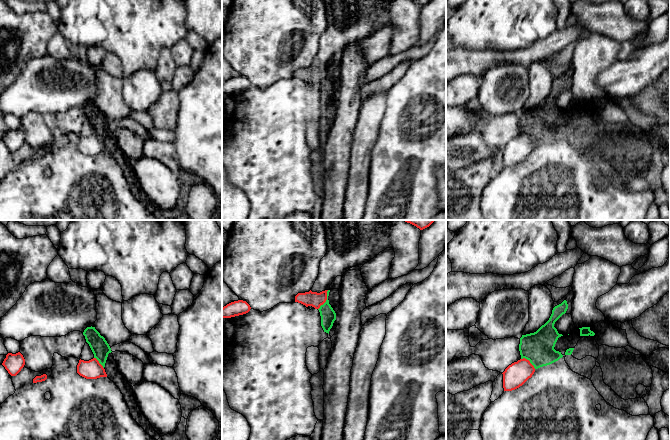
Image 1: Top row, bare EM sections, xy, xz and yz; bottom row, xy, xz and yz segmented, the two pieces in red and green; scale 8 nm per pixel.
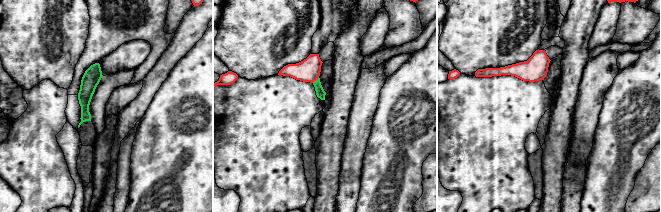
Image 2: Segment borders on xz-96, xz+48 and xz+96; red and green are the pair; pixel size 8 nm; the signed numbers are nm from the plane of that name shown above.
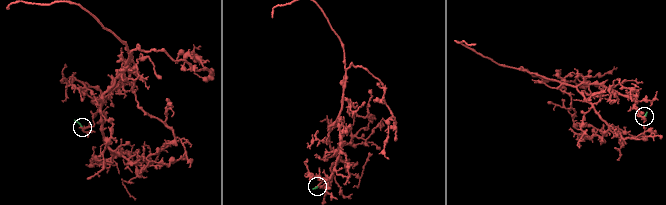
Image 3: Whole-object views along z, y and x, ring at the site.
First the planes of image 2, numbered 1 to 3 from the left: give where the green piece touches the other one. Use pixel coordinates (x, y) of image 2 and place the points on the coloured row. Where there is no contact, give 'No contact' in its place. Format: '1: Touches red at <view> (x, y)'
1: No contact
2: Touches red at xz+48 (315, 80)
3: No contact

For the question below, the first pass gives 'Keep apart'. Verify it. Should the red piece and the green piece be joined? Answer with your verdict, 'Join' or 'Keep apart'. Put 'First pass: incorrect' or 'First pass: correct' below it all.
Keep apart
First pass: correct

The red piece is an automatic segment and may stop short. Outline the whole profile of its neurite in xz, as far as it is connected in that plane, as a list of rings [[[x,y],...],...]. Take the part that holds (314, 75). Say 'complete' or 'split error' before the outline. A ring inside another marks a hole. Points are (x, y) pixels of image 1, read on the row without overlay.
complete; [[[310,66],[309,68],[298,69],[295,72],[295,78],[301,79],[306,83],[312,82],[315,85],[319,85],[327,76],[327,67],[328,66],[317,69]]]

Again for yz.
complete; [[[523,134],[509,141],[503,150],[504,167],[512,167],[522,162],[535,148],[529,136]]]

